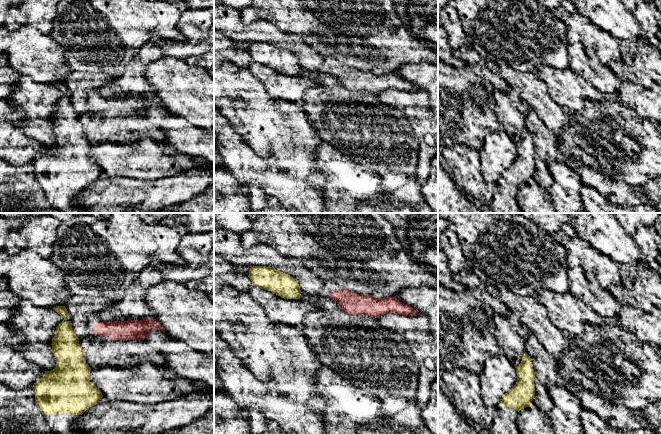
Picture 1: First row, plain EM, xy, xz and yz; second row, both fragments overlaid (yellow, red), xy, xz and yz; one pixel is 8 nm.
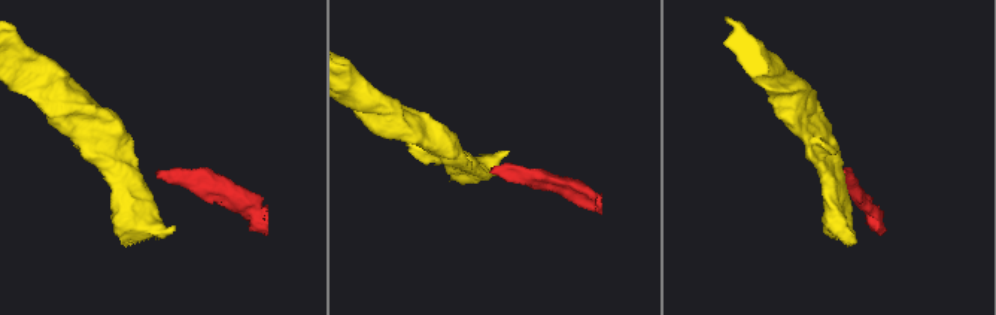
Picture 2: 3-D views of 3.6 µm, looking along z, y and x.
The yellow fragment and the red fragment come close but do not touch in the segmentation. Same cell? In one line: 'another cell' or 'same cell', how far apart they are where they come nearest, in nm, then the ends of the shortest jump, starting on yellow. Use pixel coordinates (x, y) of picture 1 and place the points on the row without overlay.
another cell; gap 130 nm; span xy (78, 114), (93, 107)

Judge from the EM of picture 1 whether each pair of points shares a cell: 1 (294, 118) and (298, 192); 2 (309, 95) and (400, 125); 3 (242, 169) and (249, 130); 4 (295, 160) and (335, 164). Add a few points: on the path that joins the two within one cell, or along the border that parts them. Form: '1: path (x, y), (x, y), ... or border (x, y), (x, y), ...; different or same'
1: border (276, 166), (280, 170), (303, 179), (308, 184); different
2: path (332, 111), (354, 125), (377, 125); same
3: border (238, 133), (251, 149); different
4: border (319, 141), (316, 157), (317, 168); different

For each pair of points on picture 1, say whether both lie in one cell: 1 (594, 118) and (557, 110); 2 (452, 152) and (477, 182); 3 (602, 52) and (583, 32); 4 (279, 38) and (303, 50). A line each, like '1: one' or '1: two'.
1: two
2: one
3: one
4: one

